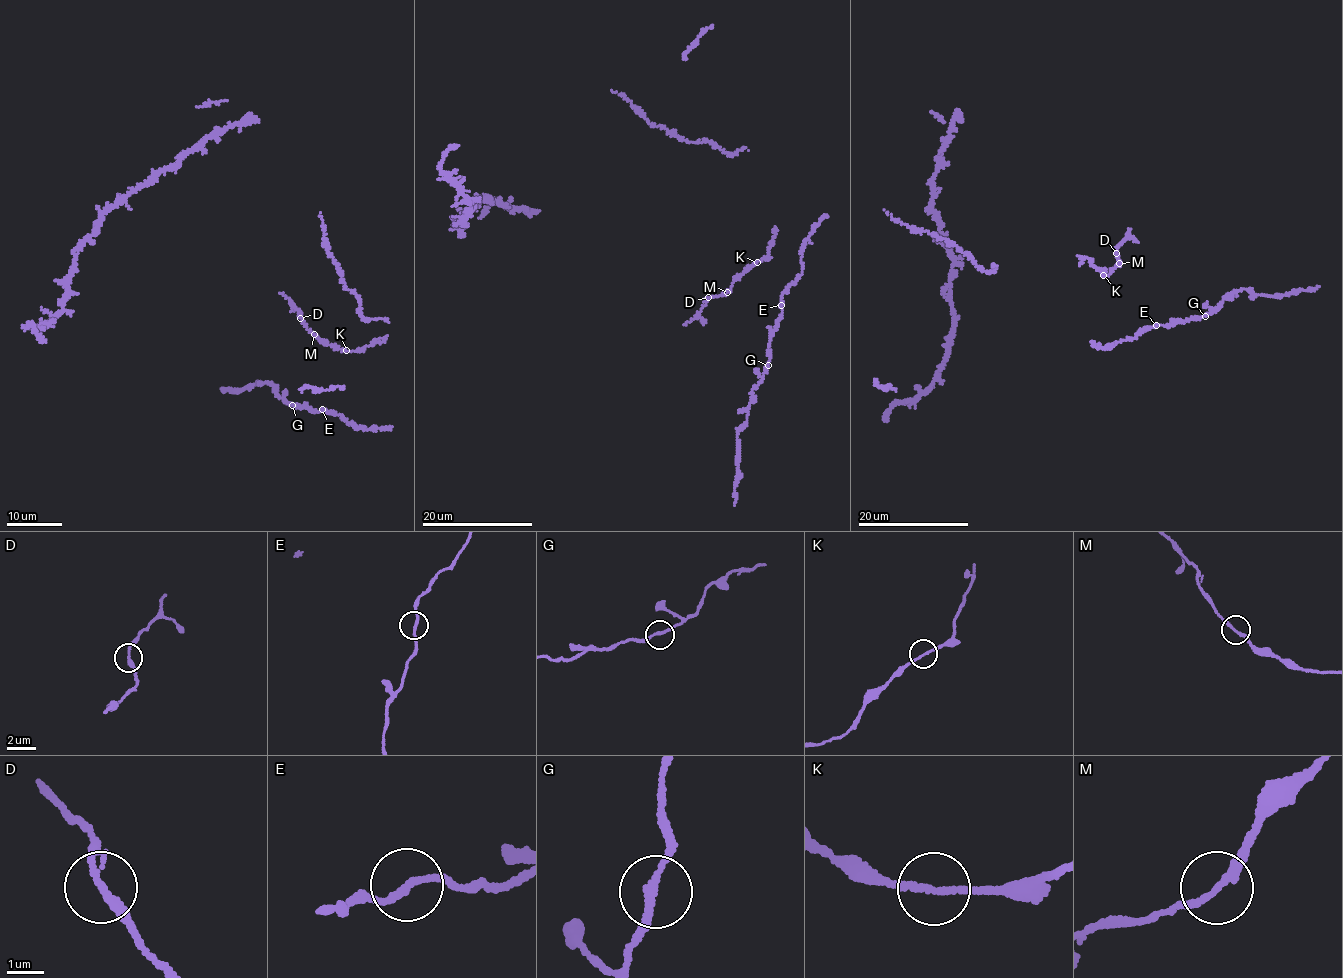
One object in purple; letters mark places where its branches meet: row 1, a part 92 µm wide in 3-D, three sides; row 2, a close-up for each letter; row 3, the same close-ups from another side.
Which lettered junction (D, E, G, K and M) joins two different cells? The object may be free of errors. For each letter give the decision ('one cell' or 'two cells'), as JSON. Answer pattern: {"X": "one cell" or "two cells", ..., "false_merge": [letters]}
{"D": "one cell", "E": "one cell", "G": "one cell", "K": "one cell", "M": "one cell", "false_merge": []}

